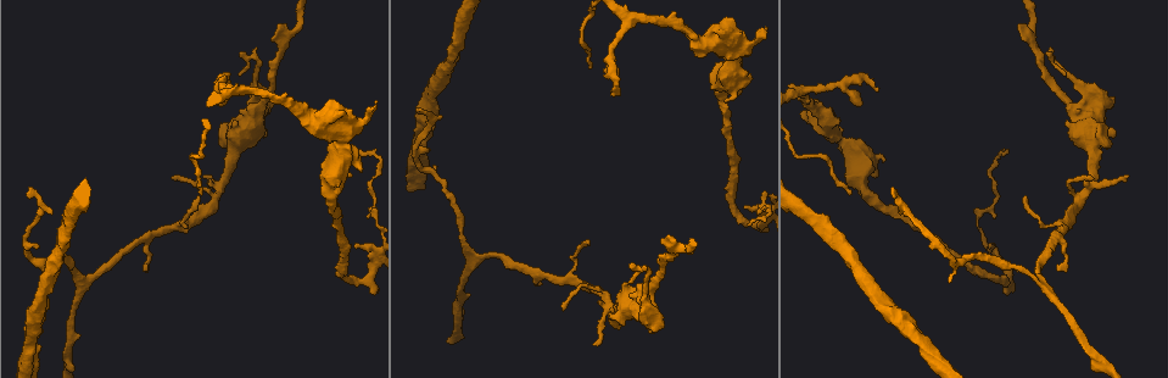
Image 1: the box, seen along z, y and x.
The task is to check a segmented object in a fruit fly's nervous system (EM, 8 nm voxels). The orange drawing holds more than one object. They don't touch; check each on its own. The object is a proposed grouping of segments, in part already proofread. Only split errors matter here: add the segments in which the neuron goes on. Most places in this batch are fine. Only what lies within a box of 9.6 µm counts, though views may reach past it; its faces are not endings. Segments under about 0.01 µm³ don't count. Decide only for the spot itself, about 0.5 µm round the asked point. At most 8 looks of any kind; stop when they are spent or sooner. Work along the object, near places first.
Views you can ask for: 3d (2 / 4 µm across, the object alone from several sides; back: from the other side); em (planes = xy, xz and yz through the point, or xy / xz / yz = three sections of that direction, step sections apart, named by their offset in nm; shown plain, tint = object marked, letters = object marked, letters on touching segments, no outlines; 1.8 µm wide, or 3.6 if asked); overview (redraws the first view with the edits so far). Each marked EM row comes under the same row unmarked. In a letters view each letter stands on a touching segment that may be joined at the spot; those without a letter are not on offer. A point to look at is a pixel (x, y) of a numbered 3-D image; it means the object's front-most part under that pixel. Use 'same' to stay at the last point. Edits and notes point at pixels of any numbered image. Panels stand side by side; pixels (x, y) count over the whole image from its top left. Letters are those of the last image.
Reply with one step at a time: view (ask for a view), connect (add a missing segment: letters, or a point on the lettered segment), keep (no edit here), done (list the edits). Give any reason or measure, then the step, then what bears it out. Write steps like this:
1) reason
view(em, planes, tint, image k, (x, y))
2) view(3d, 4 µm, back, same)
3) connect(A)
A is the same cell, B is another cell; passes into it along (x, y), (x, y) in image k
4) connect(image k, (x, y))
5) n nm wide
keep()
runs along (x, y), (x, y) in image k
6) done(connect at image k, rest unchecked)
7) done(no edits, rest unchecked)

an open end
view(em, planes, letters, image 1, (280, 25))

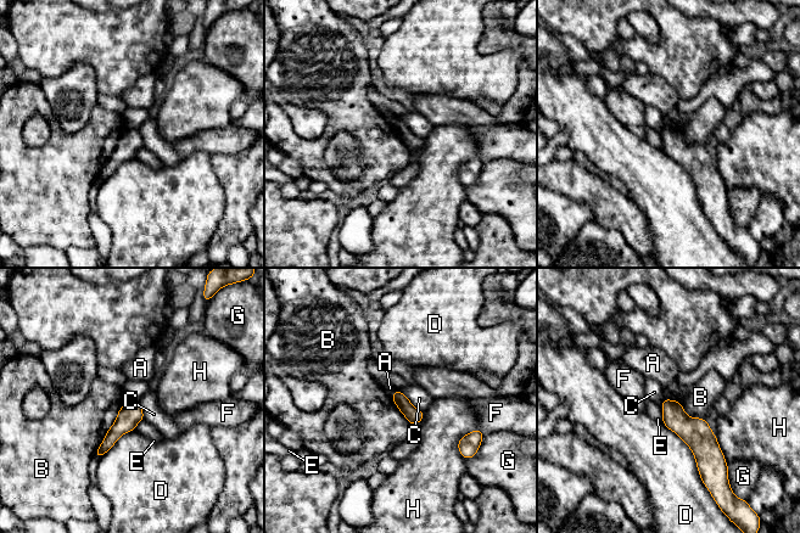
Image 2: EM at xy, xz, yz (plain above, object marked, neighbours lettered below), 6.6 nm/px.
keep()
A, B, C, D, E, F, G and H are other cells; runs along (666, 402), (704, 445), (711, 466) in image 2; none of them fits

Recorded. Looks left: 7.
view(3d, 2 µm, image 1, (1006, 149))

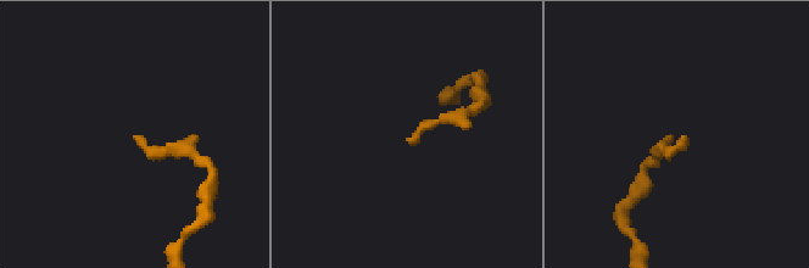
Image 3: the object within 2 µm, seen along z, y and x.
now the EM
view(em, xy, step 4, tint, image 3, (134, 136))

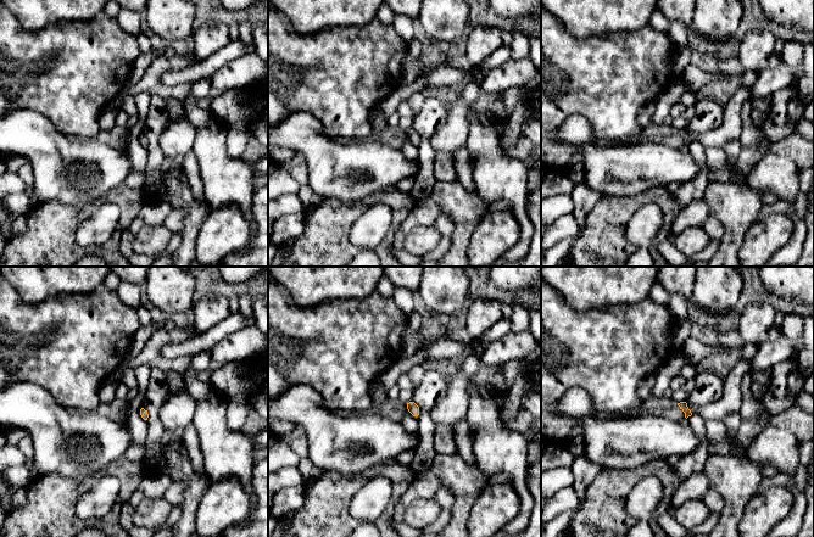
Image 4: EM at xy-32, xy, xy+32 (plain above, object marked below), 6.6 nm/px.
view(em, planes, letters, same)

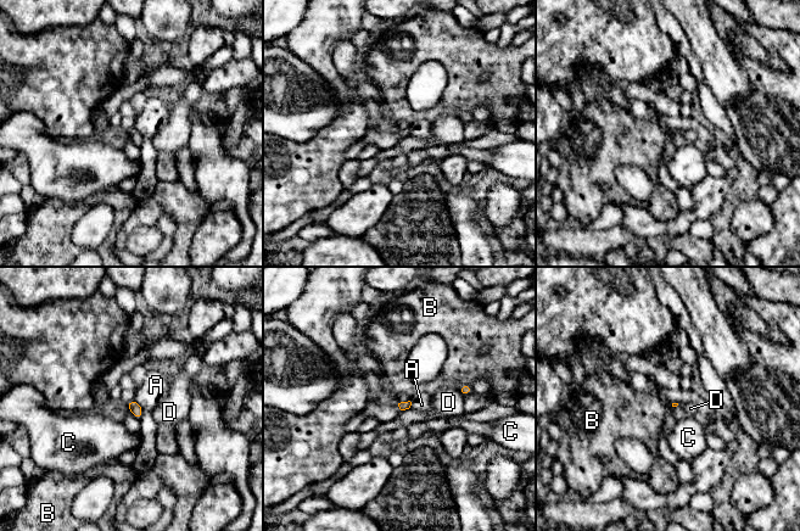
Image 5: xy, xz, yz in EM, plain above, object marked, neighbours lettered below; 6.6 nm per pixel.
keep()
A, B, C and D are other cells; border along (470, 385), (463, 385), (458, 390) in image 5; no lettered segment goes on from it

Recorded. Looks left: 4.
an open end
view(em, planes, letters, image 1, (893, 195))

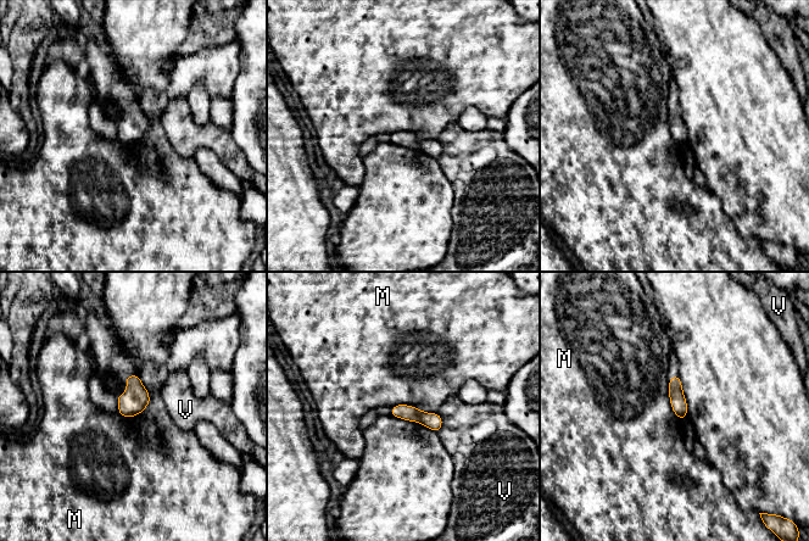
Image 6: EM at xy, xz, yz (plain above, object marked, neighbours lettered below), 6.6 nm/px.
keep()
M and V are other cells; no lettered segment goes on from it

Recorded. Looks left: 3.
done(no edits, rest unchecked)

